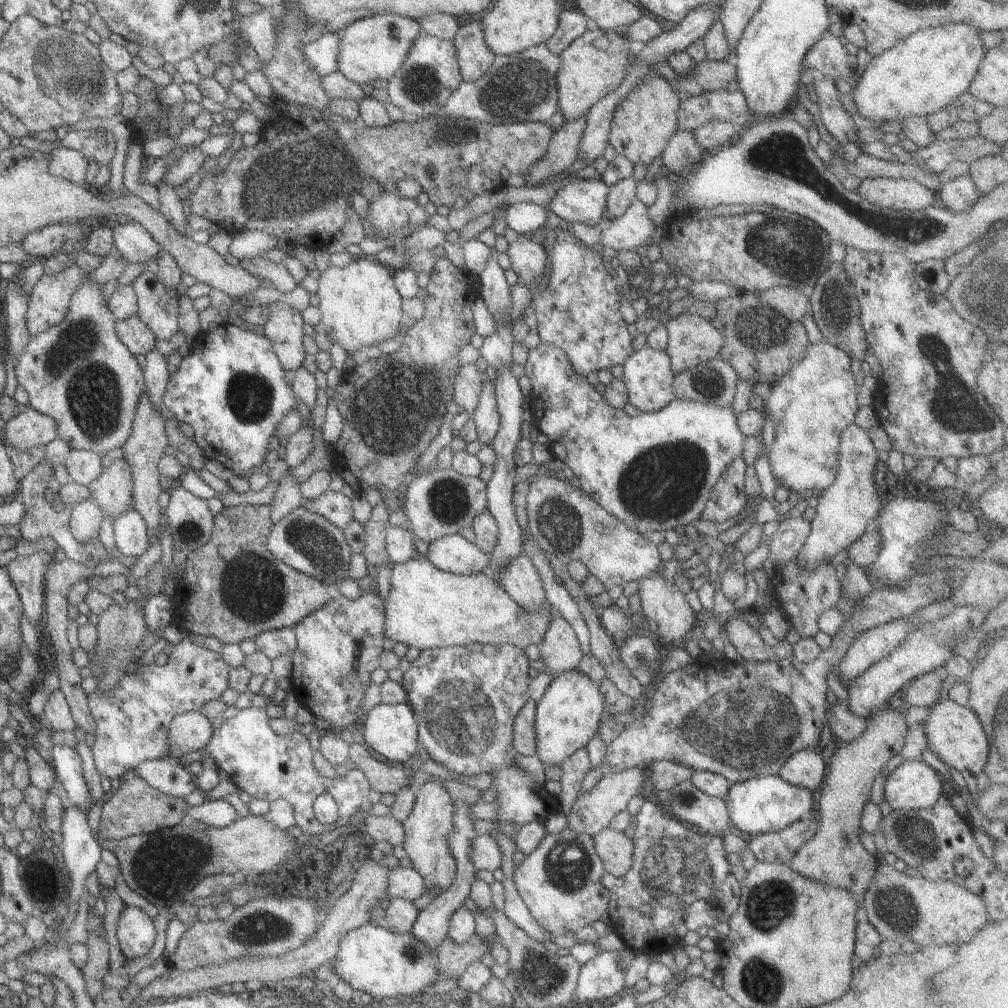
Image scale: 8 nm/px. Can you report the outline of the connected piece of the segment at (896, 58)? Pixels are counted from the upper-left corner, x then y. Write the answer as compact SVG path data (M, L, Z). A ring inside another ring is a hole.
M965 23L915 31L864 66L851 91L857 114L872 120L877 127L886 121L899 122L910 116L926 117L937 112L967 91L984 52L979 31Z

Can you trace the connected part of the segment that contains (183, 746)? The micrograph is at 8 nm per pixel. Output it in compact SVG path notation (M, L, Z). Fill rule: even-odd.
M199 711L179 713L168 724L168 754L176 759L182 754L199 751L207 744L211 733L211 721L199 714Z

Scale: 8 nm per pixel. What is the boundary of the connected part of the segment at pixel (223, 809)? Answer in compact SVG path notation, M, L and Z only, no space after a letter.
M206 798L199 806L190 807L185 814L210 827L224 827L231 824L237 816L236 810L227 803L223 798L210 799Z

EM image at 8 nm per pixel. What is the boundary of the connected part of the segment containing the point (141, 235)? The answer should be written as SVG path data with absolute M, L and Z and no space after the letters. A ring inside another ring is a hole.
M131 221L126 224L115 224L112 228L112 246L119 252L119 254L129 264L139 264L141 262L143 266L149 260L156 257L156 254L161 250L159 244L157 244L151 235L143 228L142 224Z

